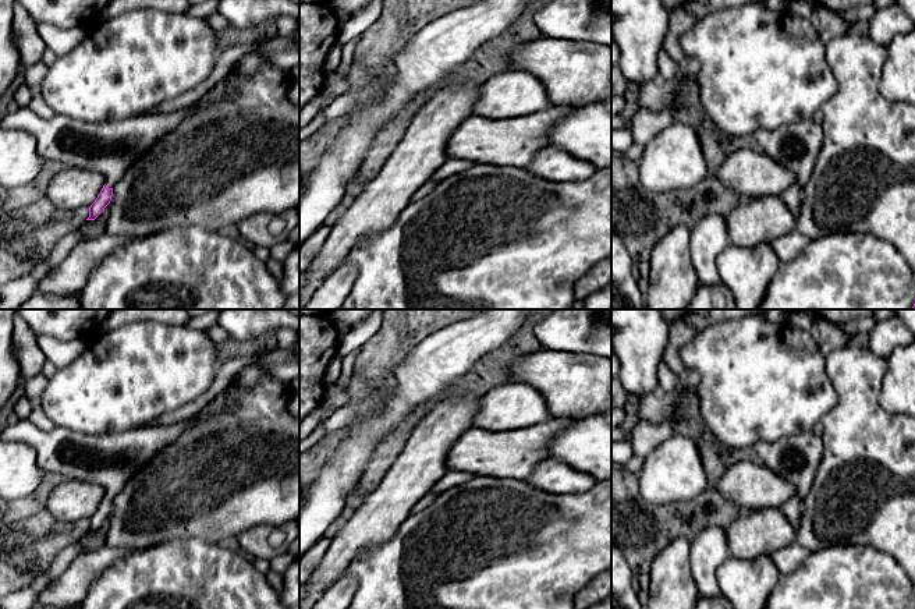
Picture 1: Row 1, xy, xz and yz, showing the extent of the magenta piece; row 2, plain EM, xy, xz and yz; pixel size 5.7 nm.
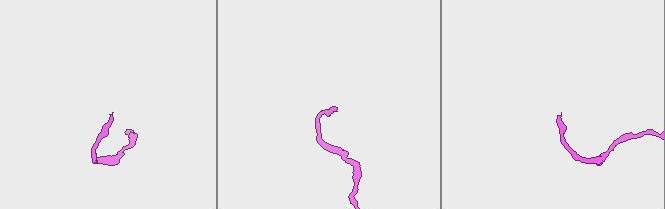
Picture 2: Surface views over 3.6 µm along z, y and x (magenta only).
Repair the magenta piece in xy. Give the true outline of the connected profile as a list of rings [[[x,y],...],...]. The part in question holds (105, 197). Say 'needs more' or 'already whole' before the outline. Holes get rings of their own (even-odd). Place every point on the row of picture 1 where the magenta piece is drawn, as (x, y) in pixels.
needs more | [[[219,81],[199,100],[188,107],[171,113],[146,113],[124,120],[81,121],[67,116],[54,114],[45,120],[36,116],[29,106],[6,113],[0,120],[3,130],[22,130],[31,132],[38,144],[38,153],[46,160],[54,160],[64,167],[91,170],[104,177],[104,185],[89,206],[89,217],[95,220],[110,203],[114,184],[127,170],[143,156],[162,137],[171,132],[188,117],[205,110],[210,105],[219,103],[228,93],[228,84]]]

